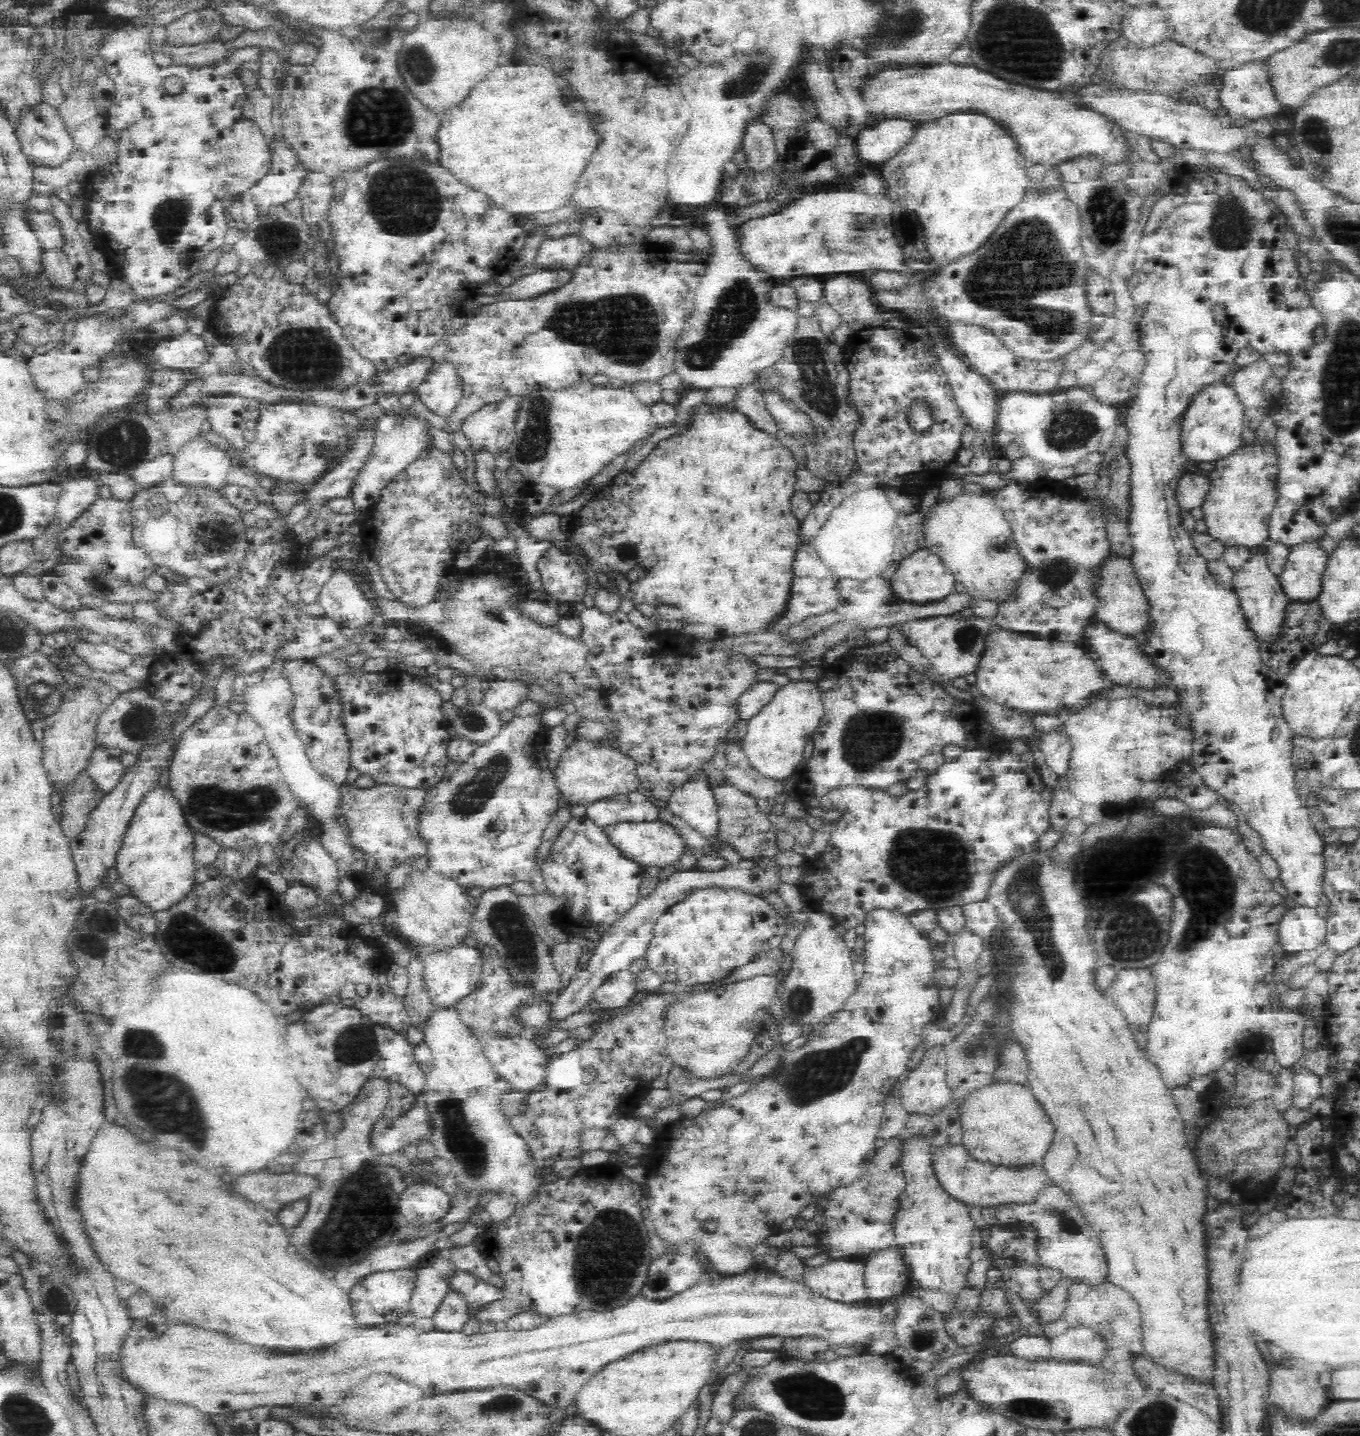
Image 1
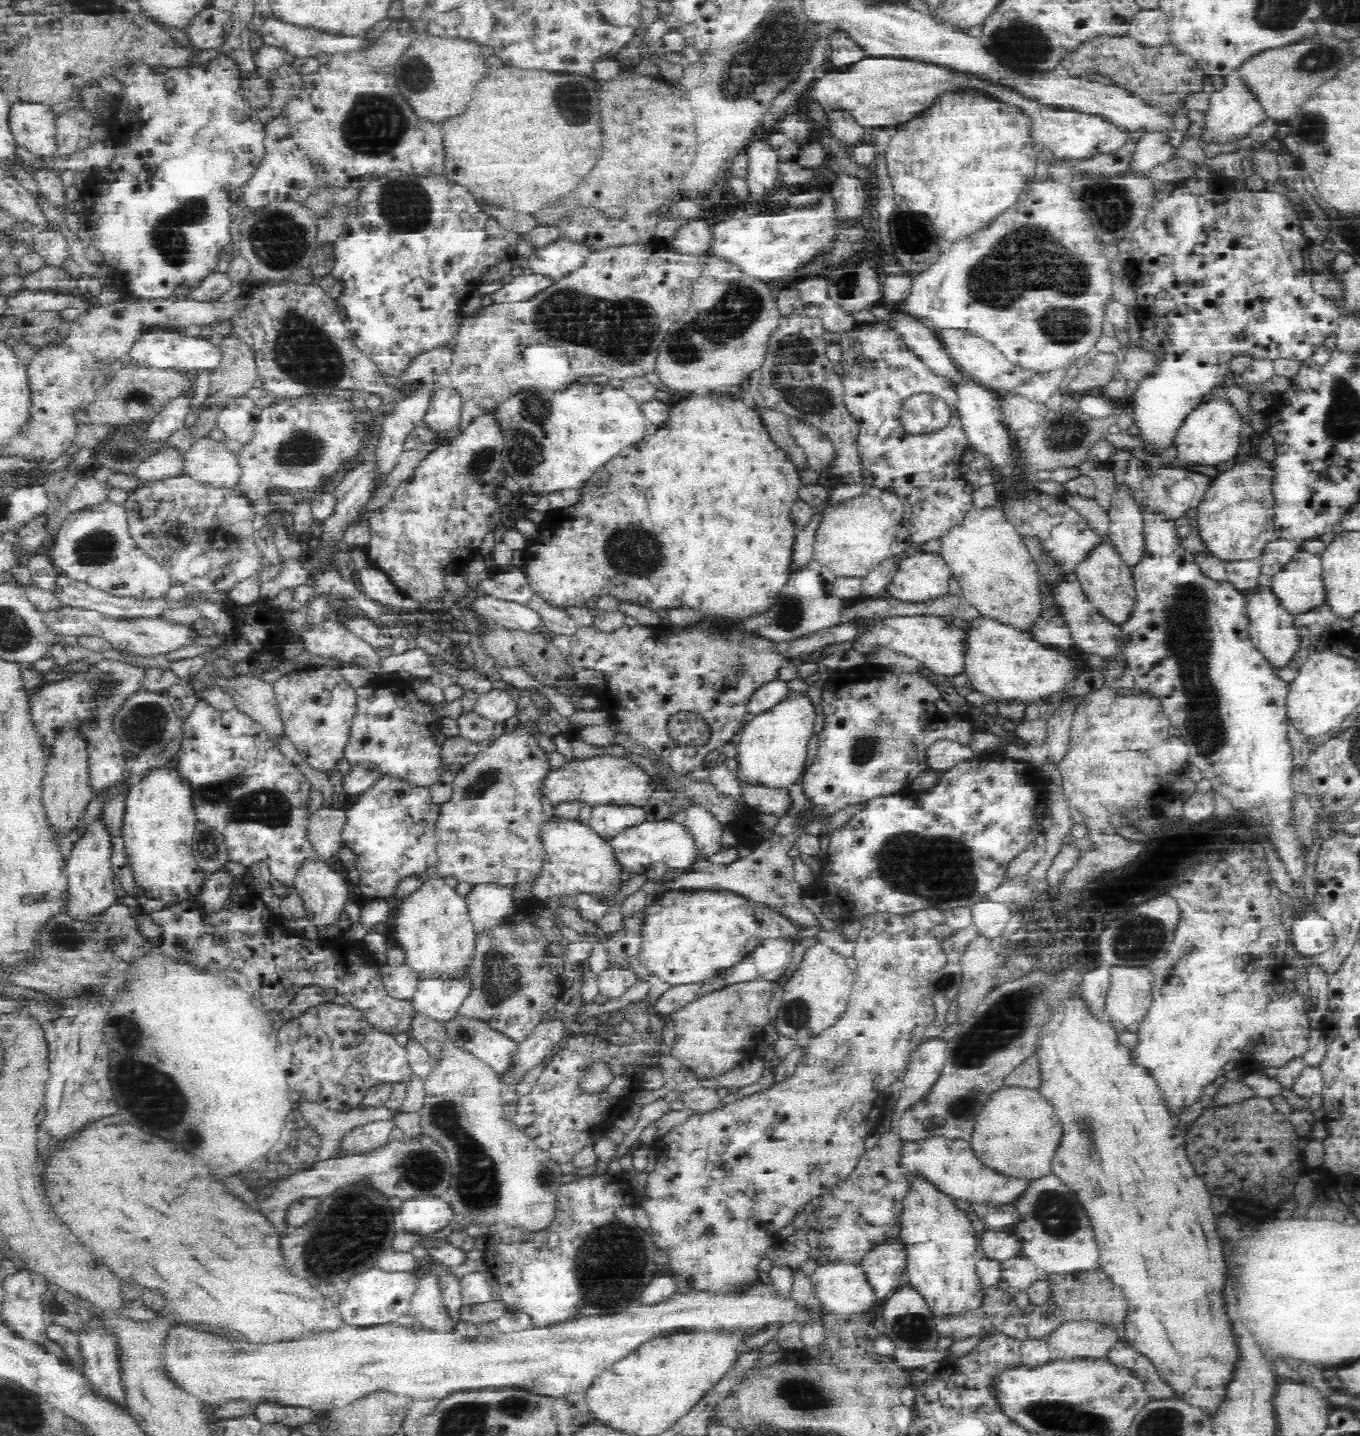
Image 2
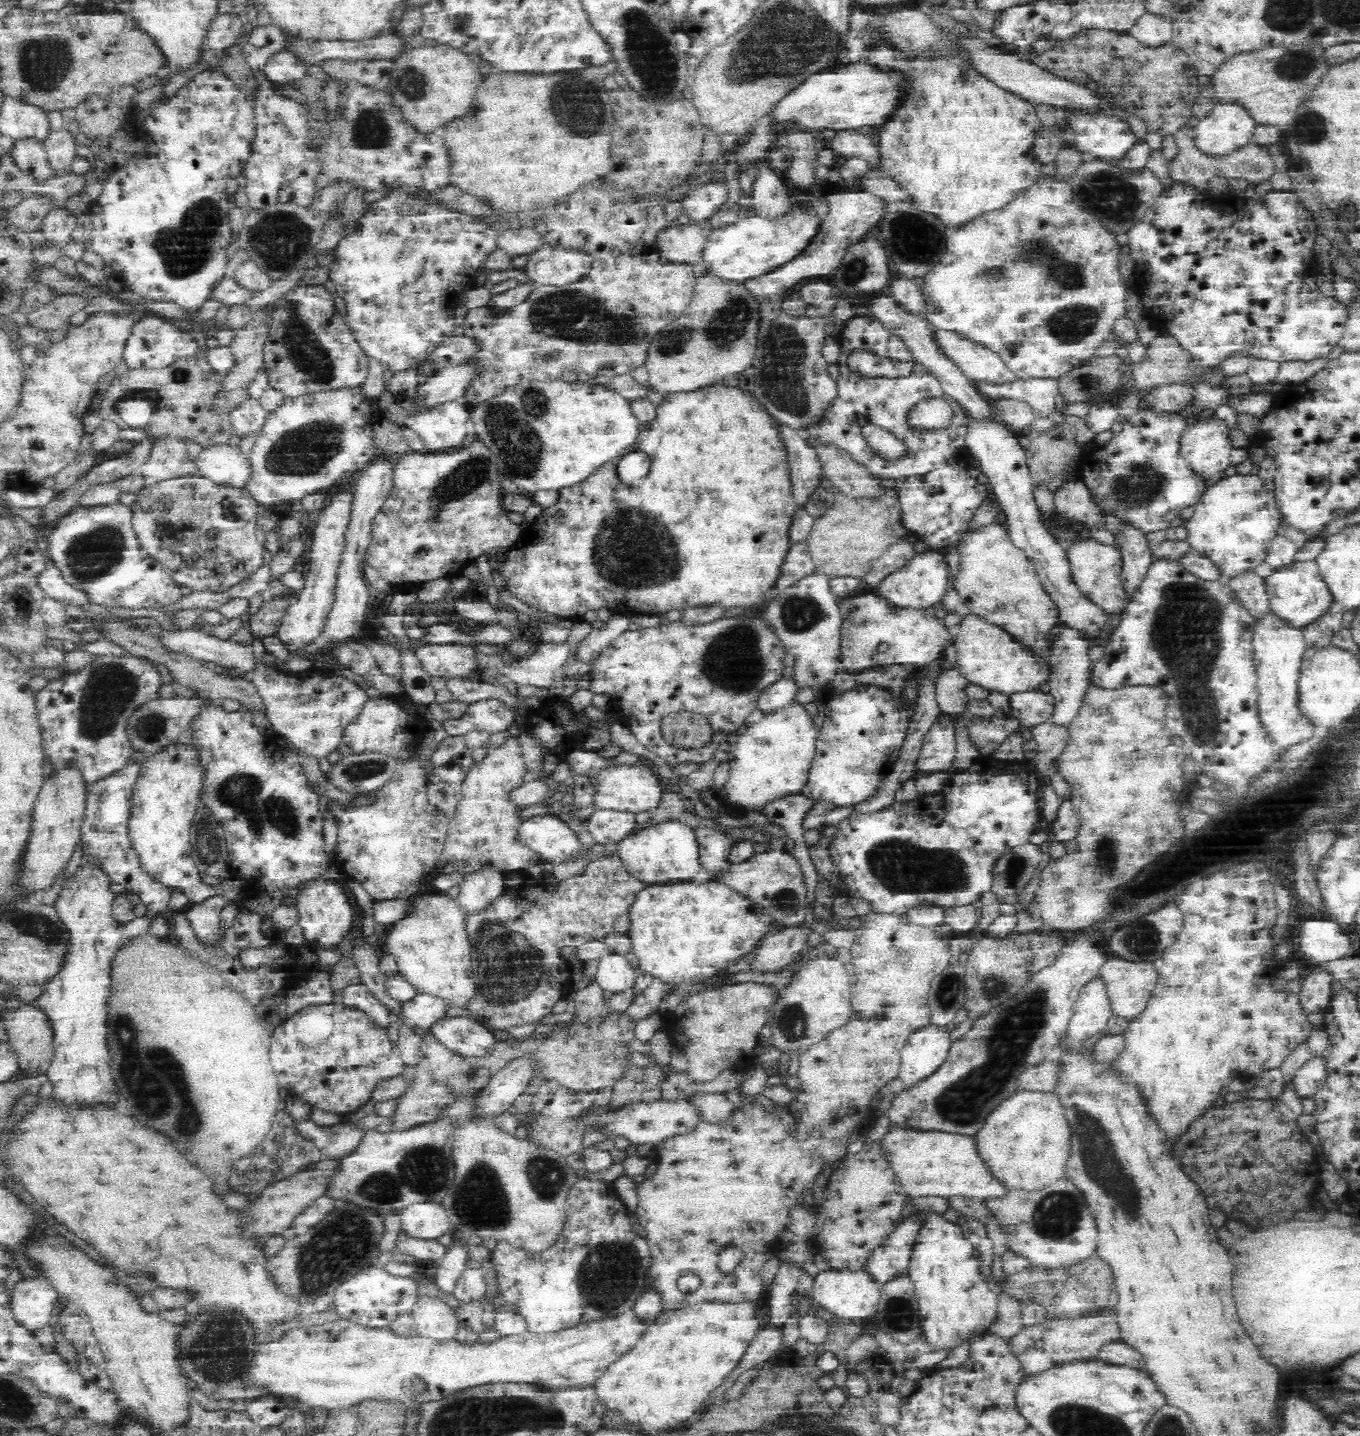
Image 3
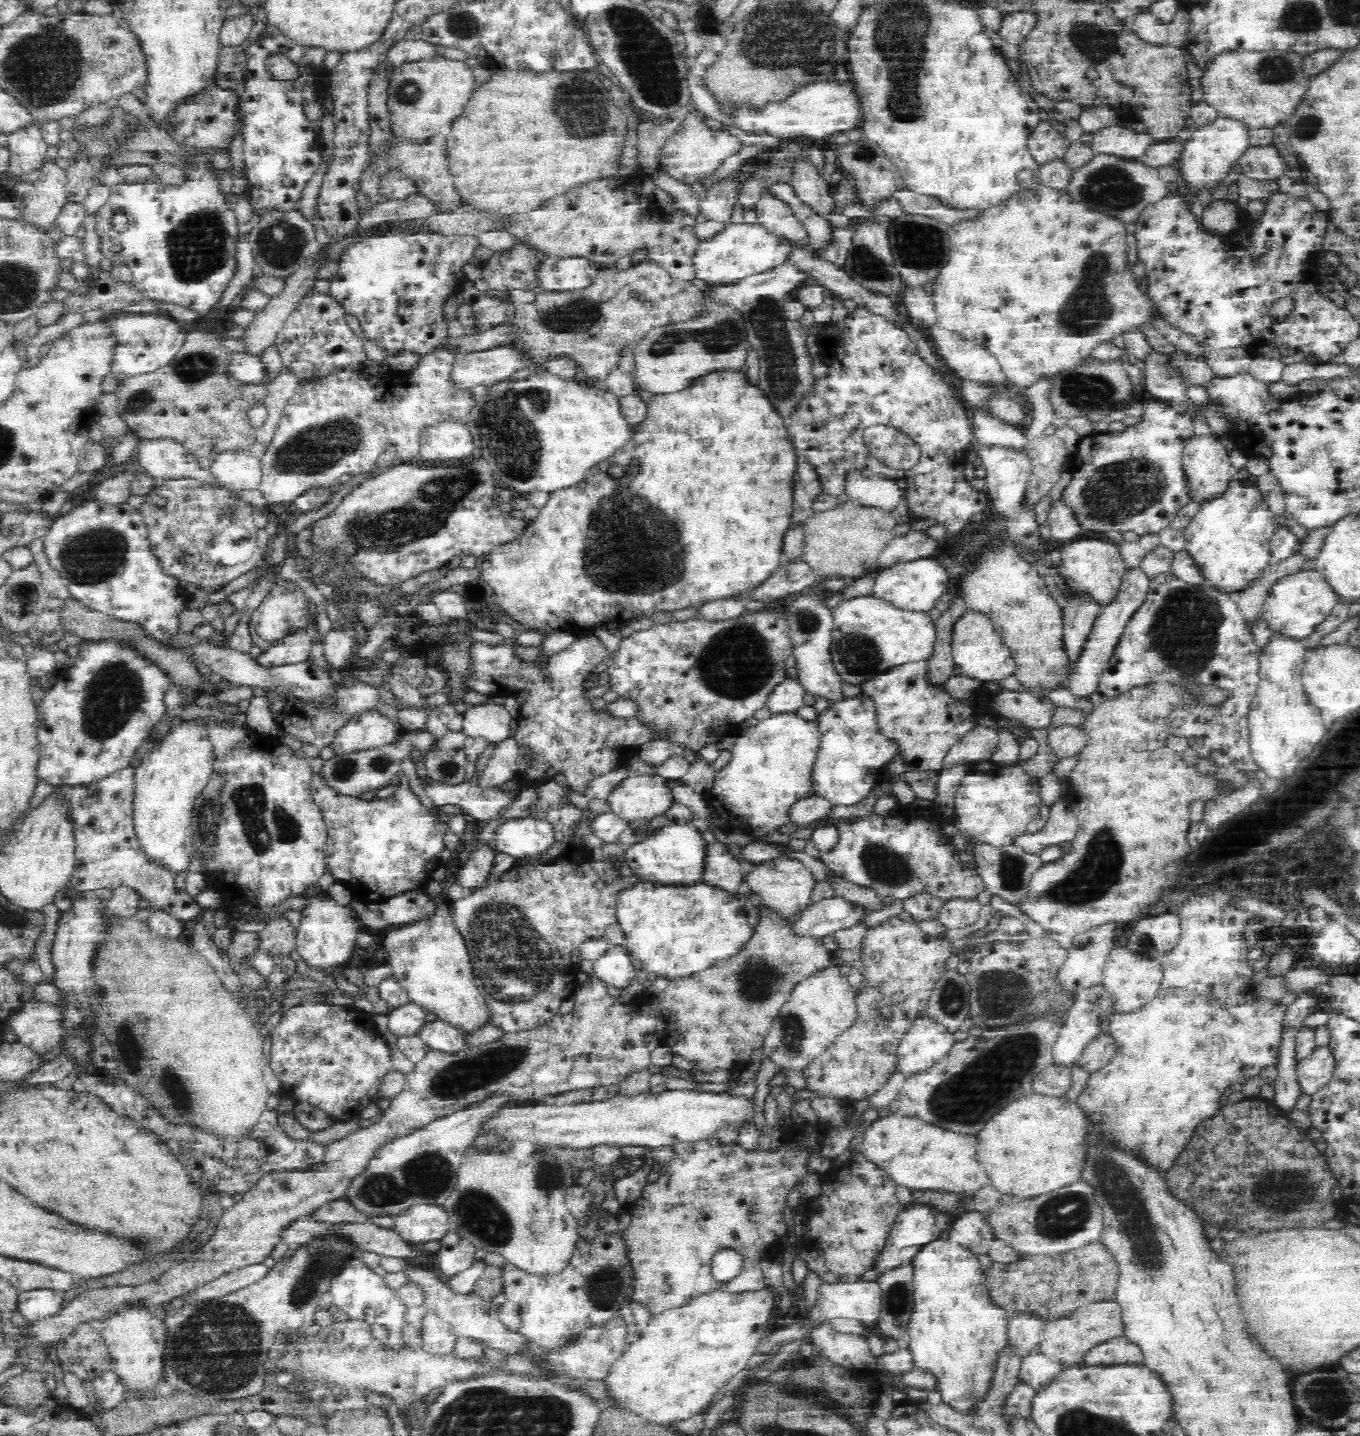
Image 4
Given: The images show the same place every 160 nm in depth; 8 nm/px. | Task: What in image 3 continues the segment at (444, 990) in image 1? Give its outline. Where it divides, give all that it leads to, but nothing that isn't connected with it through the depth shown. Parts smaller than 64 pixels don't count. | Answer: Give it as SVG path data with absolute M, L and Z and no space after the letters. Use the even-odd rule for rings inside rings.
M417 991L412 1000L401 1004L402 1021L418 1031L428 1029L442 1018L446 1018L448 1001L422 991Z

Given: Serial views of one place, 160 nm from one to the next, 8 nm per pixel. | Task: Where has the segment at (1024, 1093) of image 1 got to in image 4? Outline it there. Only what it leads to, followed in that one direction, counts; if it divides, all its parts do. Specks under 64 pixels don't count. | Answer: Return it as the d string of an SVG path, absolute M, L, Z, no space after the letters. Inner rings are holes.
M1036 1092L1017 1099L1004 1106L984 1130L978 1132L977 1158L990 1174L992 1186L1002 1195L1023 1199L1076 1182L1081 1178L1080 1170L1084 1164L1085 1112L1062 1097Z

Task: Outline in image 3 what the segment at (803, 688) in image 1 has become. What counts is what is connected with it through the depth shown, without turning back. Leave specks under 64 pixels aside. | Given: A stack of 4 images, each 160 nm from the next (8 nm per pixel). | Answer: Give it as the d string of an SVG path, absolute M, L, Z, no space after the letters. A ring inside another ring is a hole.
M799 702L780 707L745 727L736 746L727 752L729 776L723 788L734 804L730 816L757 811L762 803L800 793L815 755L817 734L814 721Z

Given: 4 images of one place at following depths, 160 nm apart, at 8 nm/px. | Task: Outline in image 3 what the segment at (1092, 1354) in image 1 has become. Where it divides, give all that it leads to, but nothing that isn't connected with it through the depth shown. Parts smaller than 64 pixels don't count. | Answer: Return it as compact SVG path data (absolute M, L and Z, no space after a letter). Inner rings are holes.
M1100 1309L1098 1314L1091 1314L1088 1317L1050 1320L1041 1339L1044 1342L1043 1350L1051 1356L1055 1364L1096 1359L1104 1344L1120 1339L1117 1318L1112 1312L1115 1310Z

